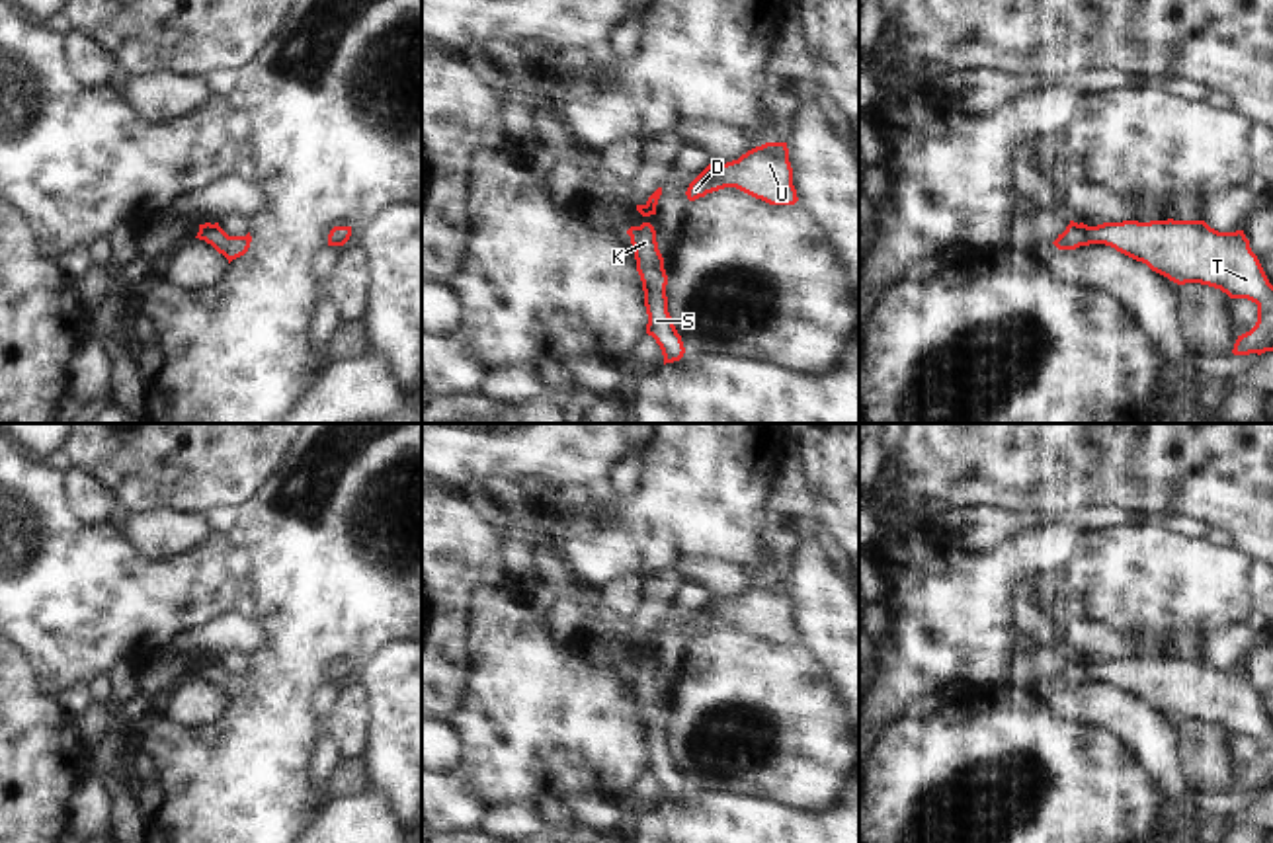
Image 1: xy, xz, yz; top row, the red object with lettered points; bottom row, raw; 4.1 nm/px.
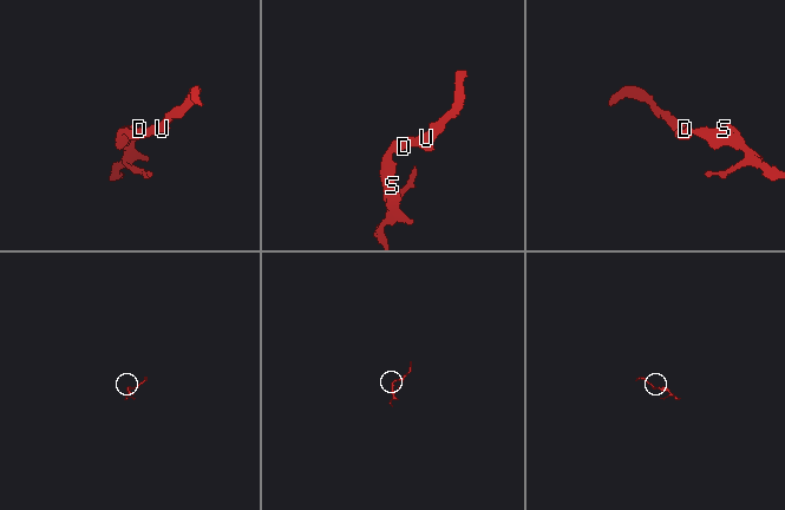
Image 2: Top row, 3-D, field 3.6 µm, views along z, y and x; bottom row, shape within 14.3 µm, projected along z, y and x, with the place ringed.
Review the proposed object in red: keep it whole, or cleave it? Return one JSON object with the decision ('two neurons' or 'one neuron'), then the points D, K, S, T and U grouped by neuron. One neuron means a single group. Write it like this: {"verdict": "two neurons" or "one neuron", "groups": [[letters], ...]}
{"verdict": "one neuron", "groups": [["D", "K", "S", "T", "U"]]}

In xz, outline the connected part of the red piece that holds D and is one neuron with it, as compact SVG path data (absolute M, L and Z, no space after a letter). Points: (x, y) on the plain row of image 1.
M765 580L726 601L709 601L687 624L689 638L736 624L769 642L795 642L793 605L787 580Z

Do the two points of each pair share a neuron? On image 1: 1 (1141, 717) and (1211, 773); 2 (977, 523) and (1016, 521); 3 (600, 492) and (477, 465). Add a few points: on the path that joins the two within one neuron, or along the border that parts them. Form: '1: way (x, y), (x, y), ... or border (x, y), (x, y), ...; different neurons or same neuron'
1: border (1178, 722), (1178, 769), (1191, 793); different neurons
2: way (986, 523), (1006, 523); same neuron
3: way (571, 461), (508, 461); same neuron

